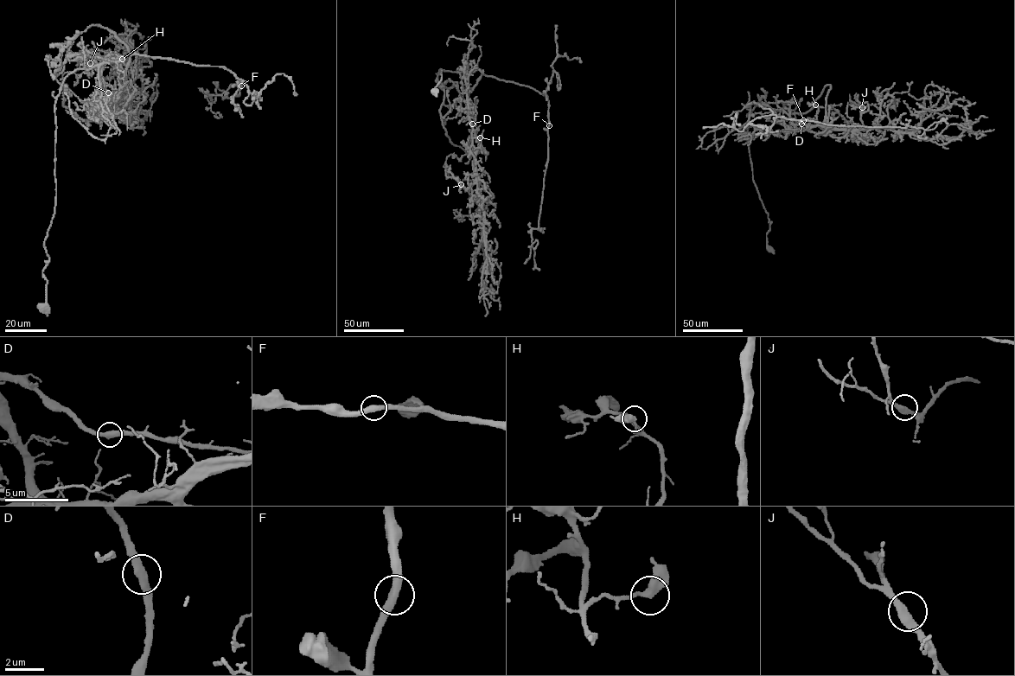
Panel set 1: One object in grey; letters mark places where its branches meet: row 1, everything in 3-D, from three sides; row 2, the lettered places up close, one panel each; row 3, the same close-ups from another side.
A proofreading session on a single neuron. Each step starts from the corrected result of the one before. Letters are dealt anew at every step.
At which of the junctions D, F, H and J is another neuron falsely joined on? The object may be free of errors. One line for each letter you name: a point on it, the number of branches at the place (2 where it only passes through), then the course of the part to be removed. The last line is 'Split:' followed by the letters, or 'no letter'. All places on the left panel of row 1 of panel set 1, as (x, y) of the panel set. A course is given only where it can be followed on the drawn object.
D: place (108, 92); branches 2; course (108, 92), (102, 66), (135, 54), (223, 66), (241, 86), (212, 102), (217, 86), (225, 92)
Split: D

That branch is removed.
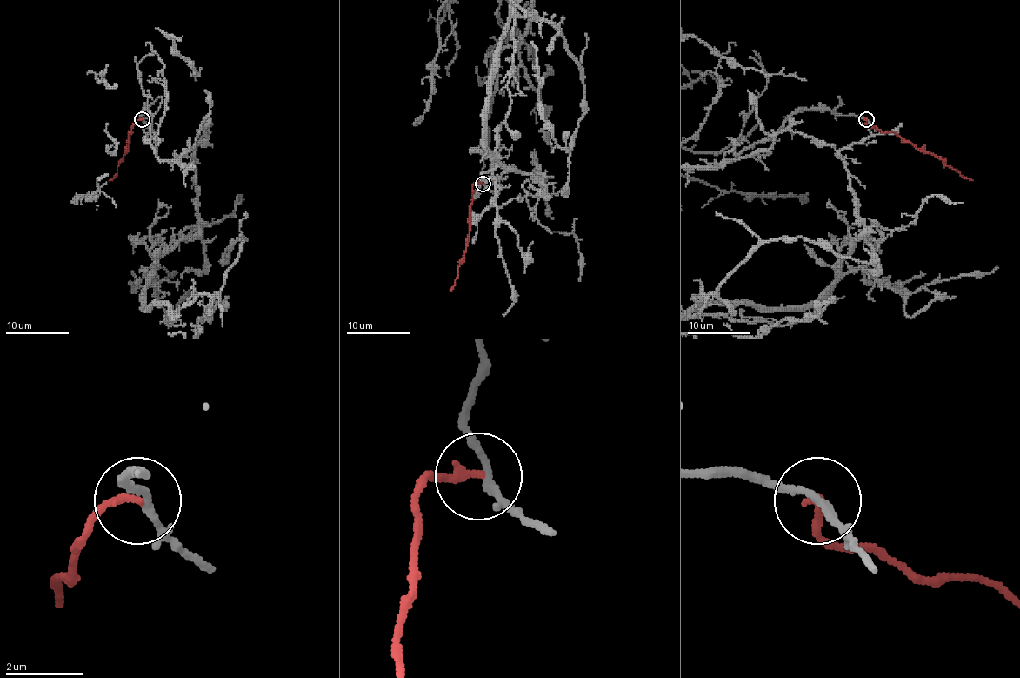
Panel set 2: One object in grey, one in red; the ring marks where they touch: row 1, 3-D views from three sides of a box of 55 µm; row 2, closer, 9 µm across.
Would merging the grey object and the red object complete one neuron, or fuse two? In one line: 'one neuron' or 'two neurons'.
one neuron

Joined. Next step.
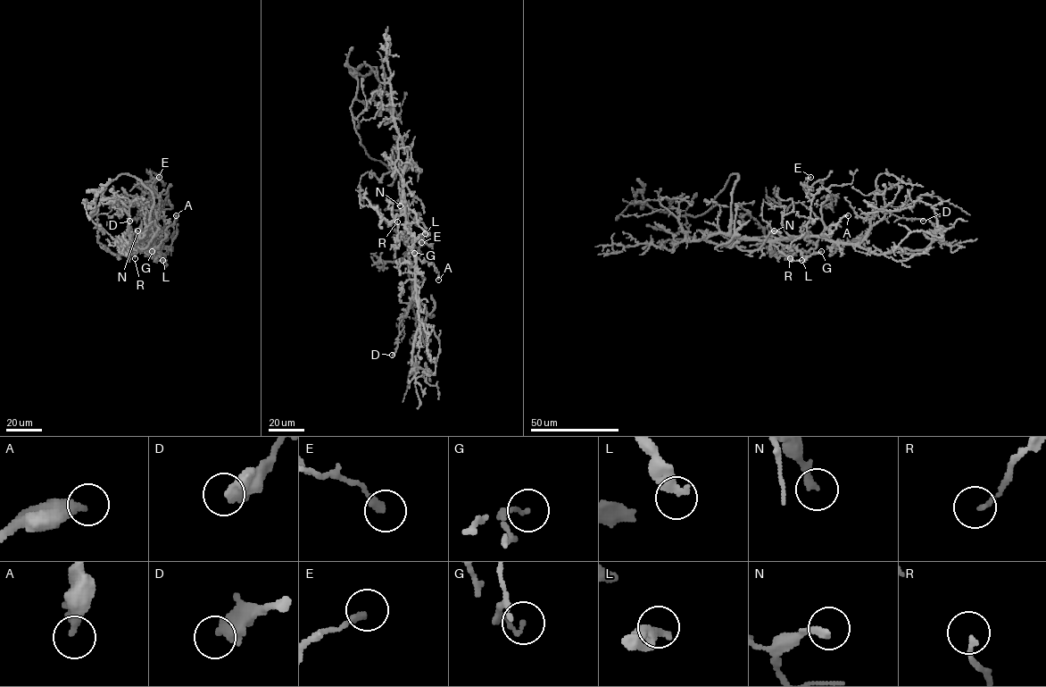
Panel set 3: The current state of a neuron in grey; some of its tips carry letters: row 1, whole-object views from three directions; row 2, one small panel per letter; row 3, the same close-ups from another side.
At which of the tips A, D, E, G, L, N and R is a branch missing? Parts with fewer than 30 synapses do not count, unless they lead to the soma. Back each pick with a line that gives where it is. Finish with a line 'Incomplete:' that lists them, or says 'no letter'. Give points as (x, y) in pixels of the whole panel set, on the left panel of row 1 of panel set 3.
Incomplete: no letter

